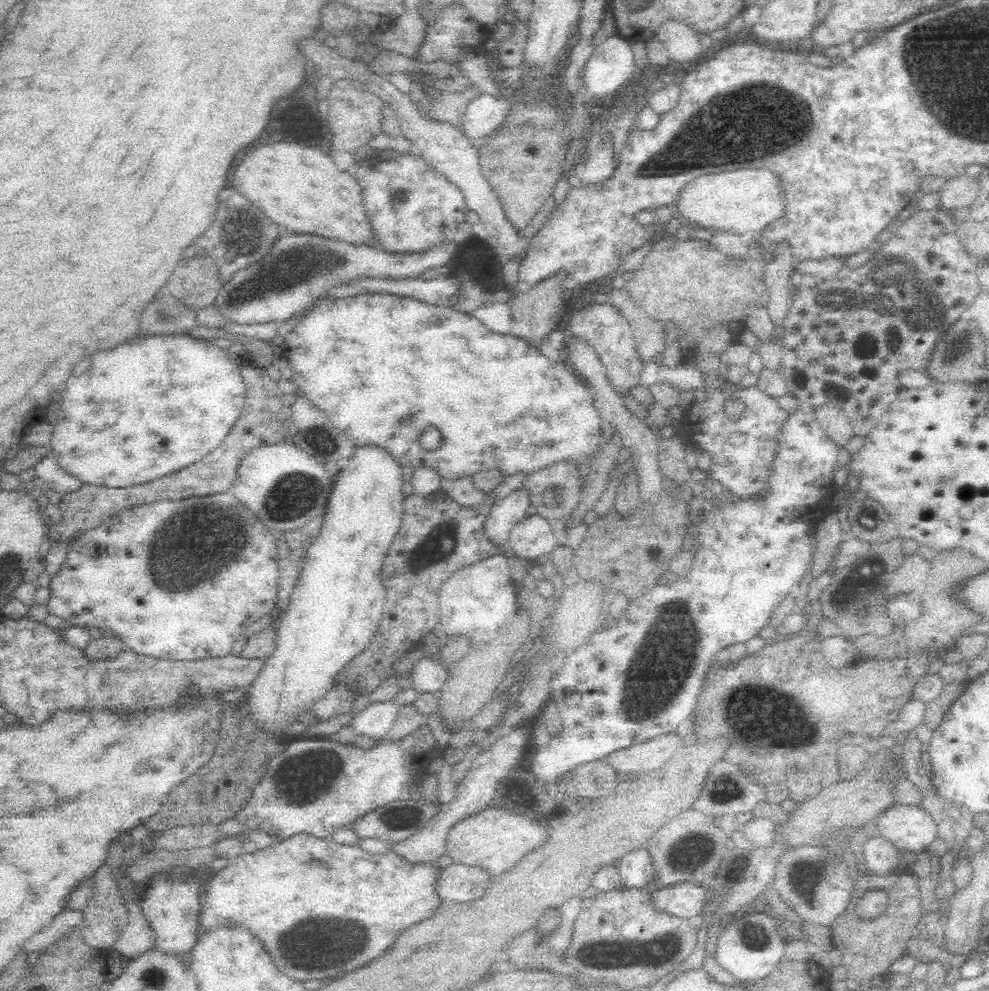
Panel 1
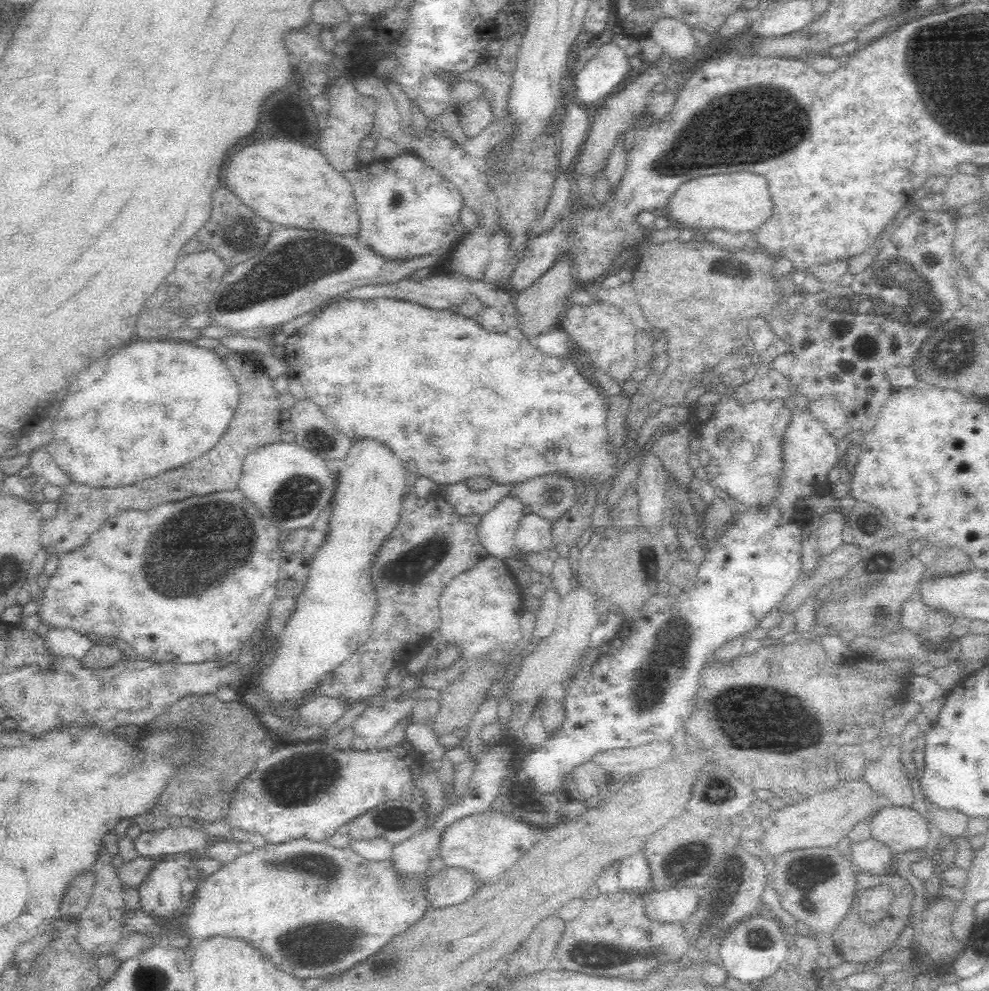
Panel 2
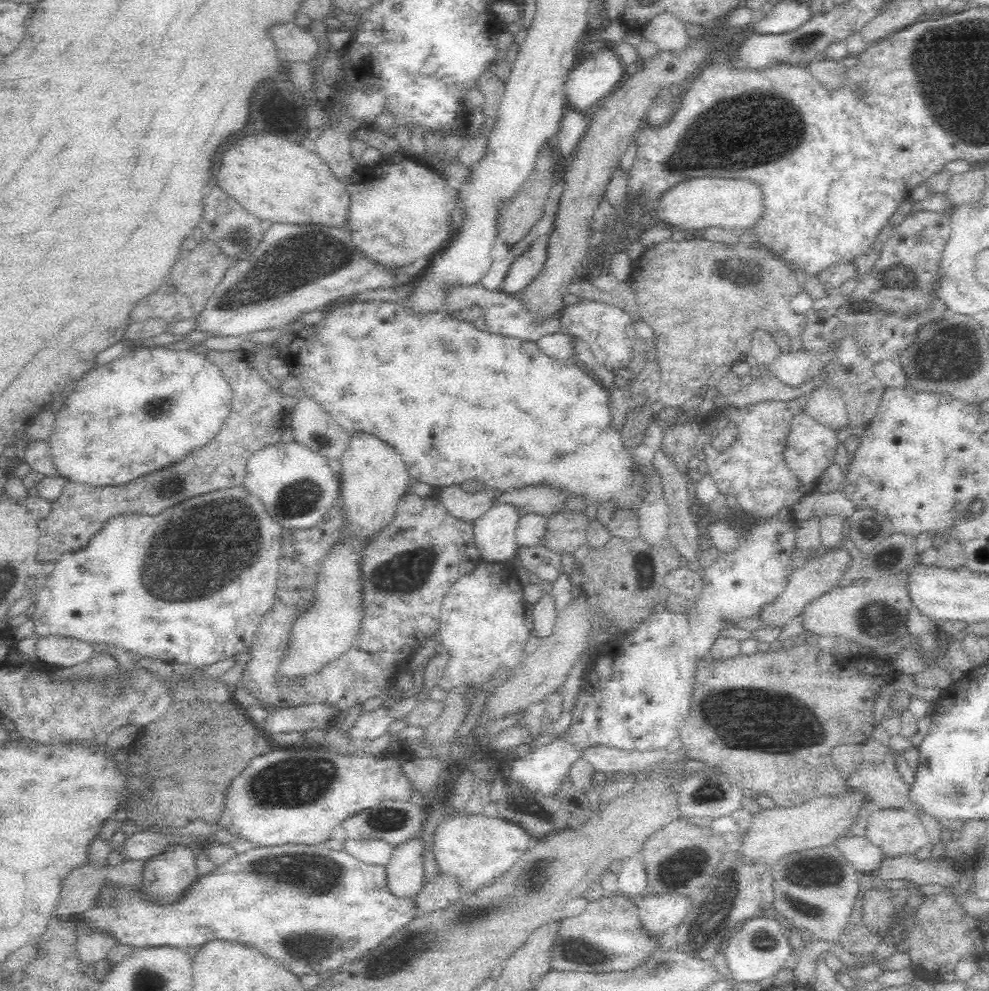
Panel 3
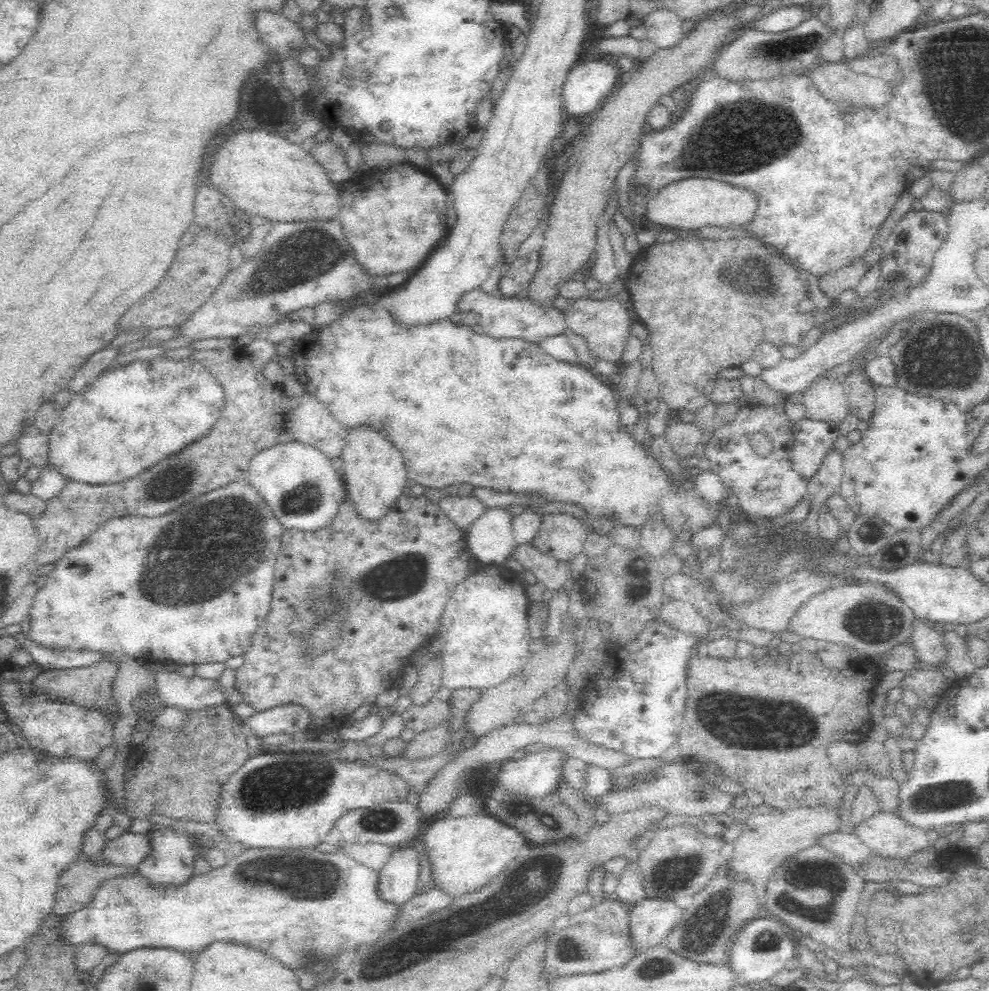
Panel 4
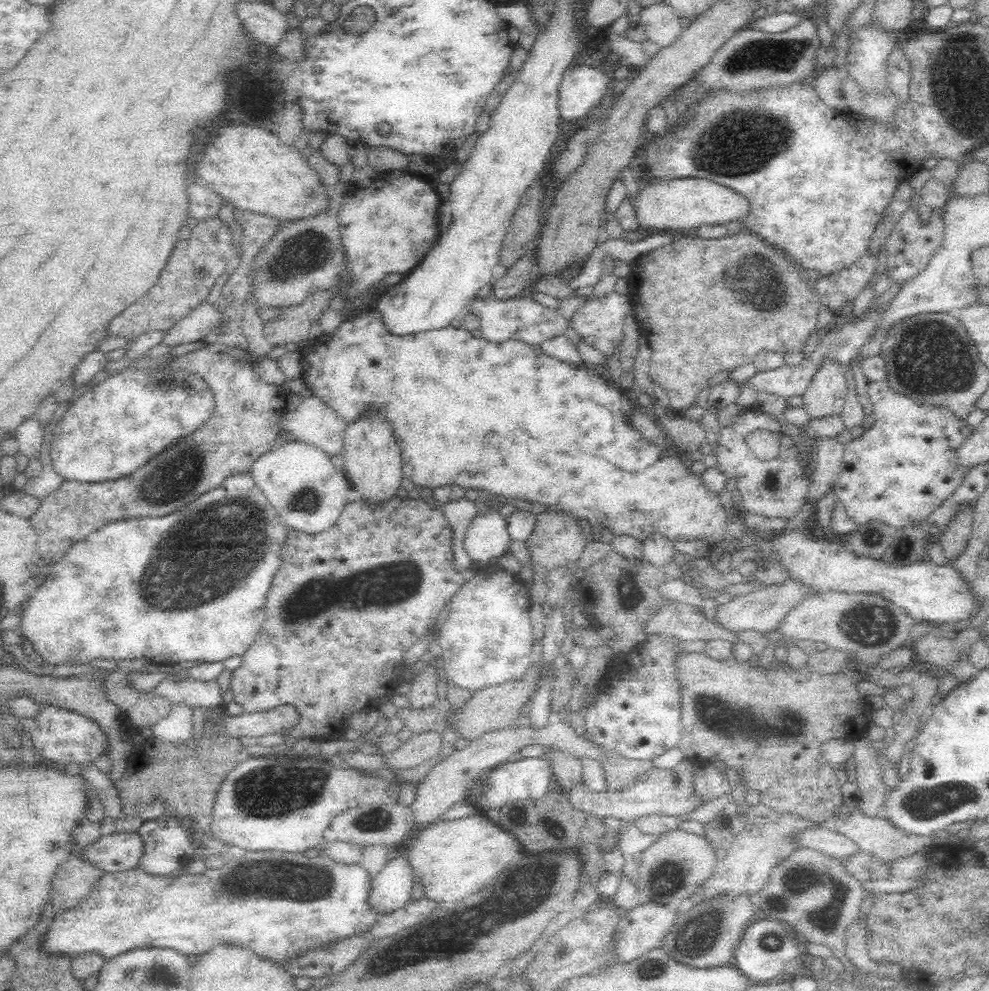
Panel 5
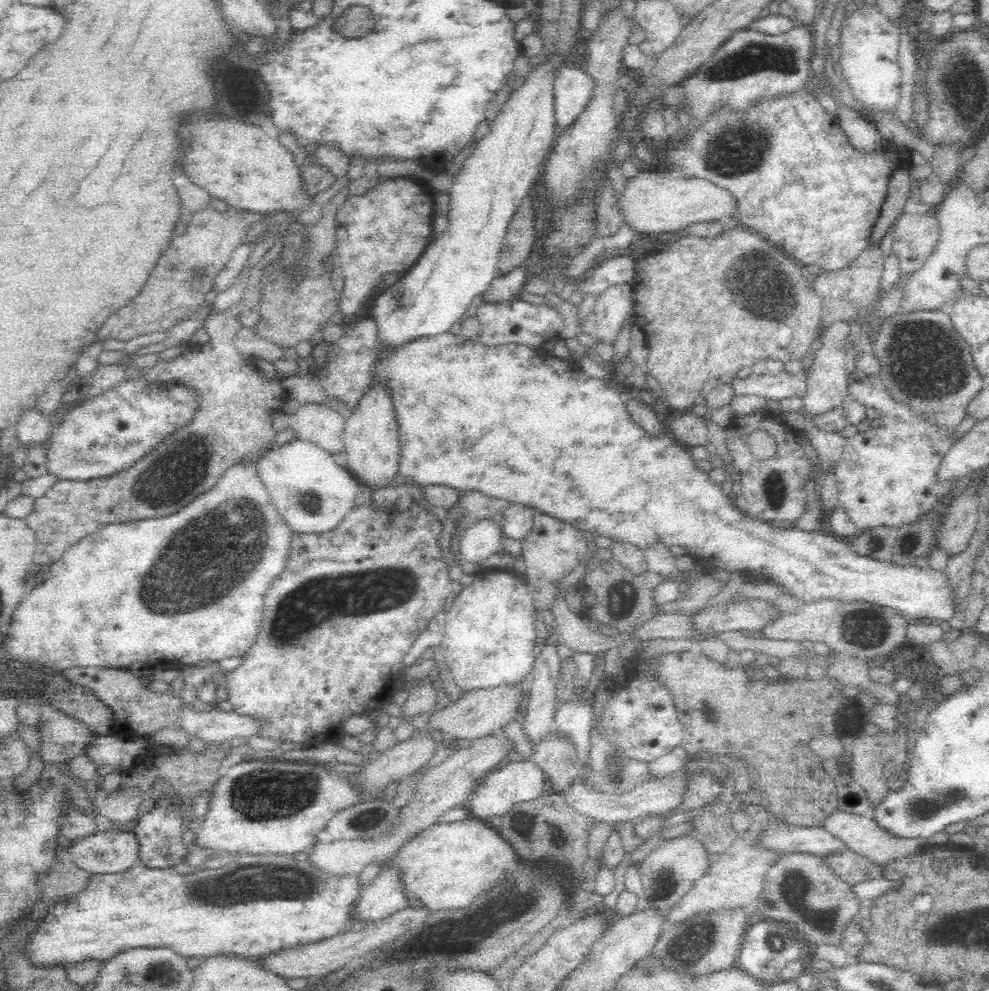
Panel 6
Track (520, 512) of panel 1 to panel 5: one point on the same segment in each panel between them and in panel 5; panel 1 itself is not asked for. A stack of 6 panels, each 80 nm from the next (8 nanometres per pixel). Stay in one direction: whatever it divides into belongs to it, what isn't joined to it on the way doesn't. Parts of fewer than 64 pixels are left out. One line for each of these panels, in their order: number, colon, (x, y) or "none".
2: (496, 530)
3: (494, 532)
4: (491, 539)
5: (488, 538)

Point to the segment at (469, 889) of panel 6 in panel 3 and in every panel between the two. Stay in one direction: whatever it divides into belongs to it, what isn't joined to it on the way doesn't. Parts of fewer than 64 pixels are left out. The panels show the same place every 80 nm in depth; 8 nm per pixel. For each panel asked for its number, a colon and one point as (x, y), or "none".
3: (478, 848)
4: (466, 853)
5: (454, 858)

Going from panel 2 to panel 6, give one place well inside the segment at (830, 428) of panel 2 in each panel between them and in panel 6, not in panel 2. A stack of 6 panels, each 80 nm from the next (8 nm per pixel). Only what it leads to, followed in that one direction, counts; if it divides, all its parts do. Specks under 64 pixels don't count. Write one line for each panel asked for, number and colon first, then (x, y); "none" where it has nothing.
3: (825, 406)
4: (824, 400)
5: (825, 397)
6: (827, 386)

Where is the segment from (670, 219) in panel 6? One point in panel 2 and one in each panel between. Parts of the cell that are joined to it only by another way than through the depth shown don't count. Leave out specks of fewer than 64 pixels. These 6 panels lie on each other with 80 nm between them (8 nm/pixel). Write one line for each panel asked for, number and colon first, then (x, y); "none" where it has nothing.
2: (741, 201)
3: (738, 203)
4: (697, 202)
5: (687, 204)

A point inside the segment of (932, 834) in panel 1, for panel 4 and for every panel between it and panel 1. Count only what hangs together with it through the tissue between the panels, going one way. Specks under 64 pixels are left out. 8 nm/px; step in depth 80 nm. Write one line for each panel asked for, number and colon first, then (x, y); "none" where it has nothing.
2: (901, 827)
3: (899, 831)
4: (891, 834)

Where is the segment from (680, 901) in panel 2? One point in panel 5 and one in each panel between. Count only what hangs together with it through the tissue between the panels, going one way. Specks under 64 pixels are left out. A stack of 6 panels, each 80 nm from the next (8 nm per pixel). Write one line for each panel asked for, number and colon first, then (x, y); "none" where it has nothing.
3: (660, 911)
4: (652, 918)
5: (644, 927)

